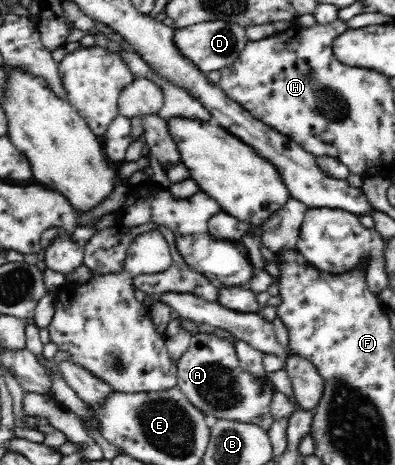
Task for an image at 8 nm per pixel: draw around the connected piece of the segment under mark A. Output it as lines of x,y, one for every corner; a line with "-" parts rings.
195,333
186,350
176,360
176,365
177,389
209,421
222,418
260,426
264,414
271,414
270,400
276,392
276,385
268,374
254,377
252,372
244,370
234,345
227,339
215,333

